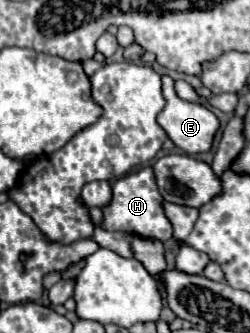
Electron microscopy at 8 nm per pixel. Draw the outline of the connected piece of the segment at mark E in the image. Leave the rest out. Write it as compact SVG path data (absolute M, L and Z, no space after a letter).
M166 83L164 99L166 107L158 115L158 125L172 143L188 155L208 151L220 127L216 115L204 105L182 101L174 91L174 83Z

